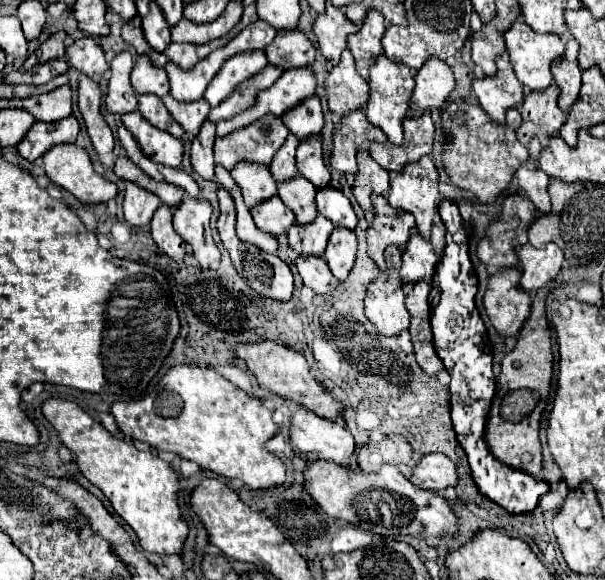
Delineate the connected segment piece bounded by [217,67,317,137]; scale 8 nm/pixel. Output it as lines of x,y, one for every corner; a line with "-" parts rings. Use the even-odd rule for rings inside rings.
295,67
283,71
283,75
265,91
259,91
255,103
245,111
233,115
231,119
223,119
217,123
217,135
225,137
237,127
247,127
257,121
261,115
275,113
283,115
287,109
301,103
305,97
315,93
315,73
311,67

